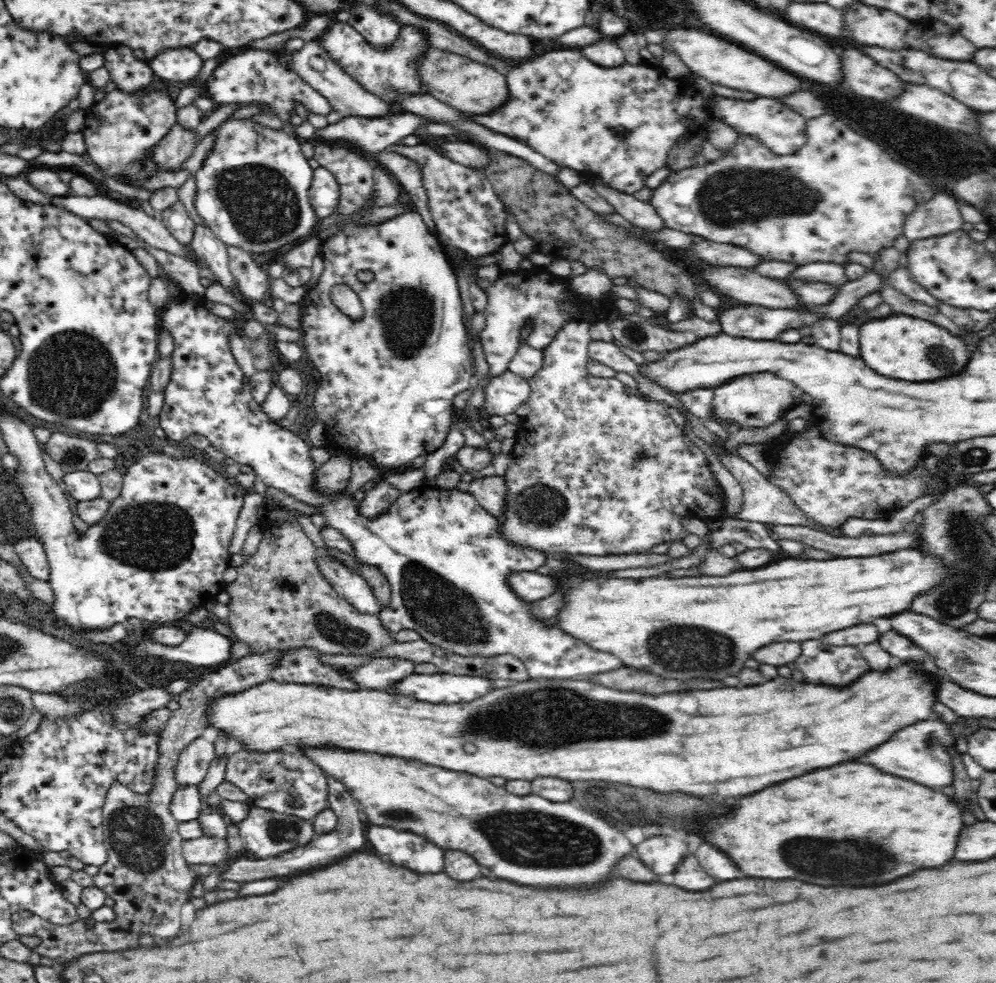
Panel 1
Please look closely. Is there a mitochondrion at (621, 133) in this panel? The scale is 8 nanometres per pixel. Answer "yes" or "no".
no

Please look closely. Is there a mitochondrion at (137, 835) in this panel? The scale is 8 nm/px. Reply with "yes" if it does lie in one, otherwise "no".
yes

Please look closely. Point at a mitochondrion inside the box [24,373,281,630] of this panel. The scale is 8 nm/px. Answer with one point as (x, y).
(157, 536)

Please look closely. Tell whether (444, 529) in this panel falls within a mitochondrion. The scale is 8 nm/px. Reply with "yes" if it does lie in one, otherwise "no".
no

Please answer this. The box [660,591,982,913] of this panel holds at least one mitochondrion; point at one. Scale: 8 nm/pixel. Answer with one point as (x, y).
(824, 860)

